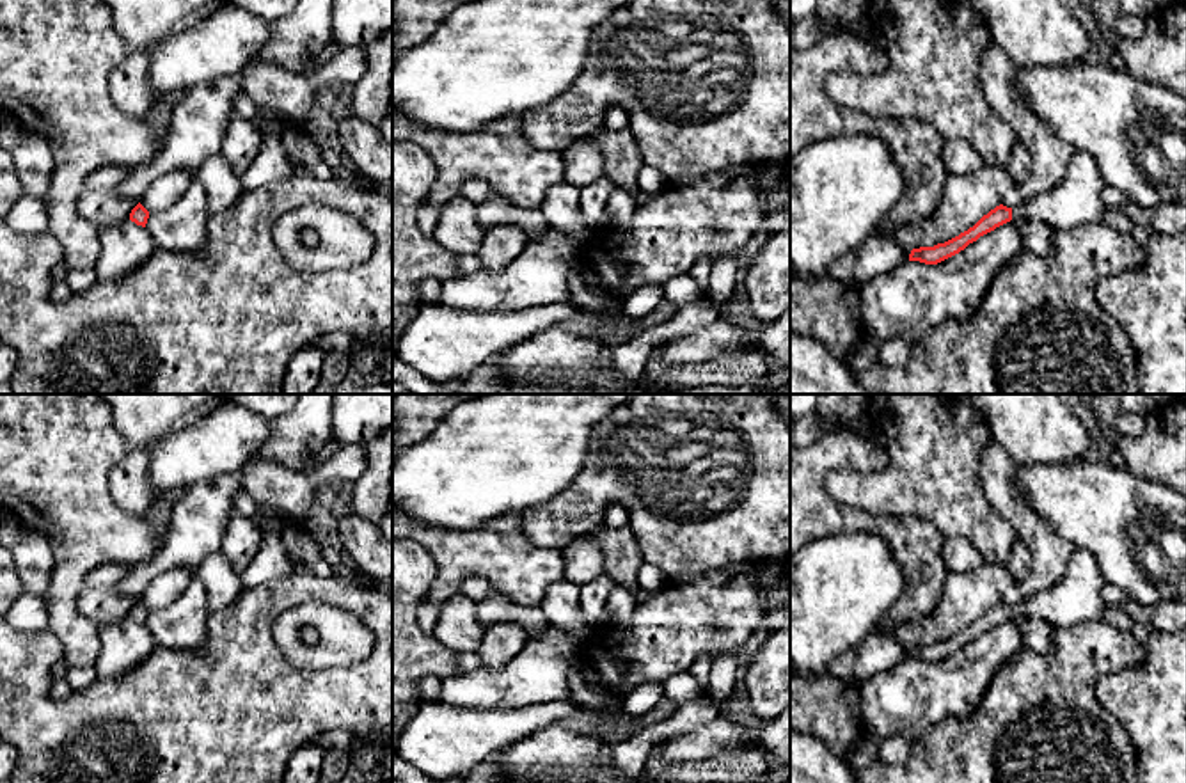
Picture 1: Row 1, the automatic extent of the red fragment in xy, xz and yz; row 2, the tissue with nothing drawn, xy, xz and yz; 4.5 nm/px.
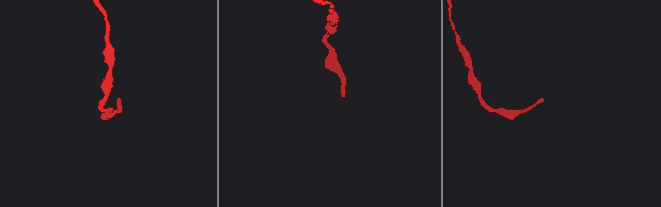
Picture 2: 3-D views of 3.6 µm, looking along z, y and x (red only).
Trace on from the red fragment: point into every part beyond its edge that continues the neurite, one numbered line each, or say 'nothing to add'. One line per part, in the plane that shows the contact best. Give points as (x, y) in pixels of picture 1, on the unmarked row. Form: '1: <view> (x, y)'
1: yz (1075, 599)

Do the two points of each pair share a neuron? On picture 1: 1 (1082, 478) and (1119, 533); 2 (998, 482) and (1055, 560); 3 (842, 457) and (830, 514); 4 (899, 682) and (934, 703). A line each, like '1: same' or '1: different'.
1: same
2: same
3: same
4: same

